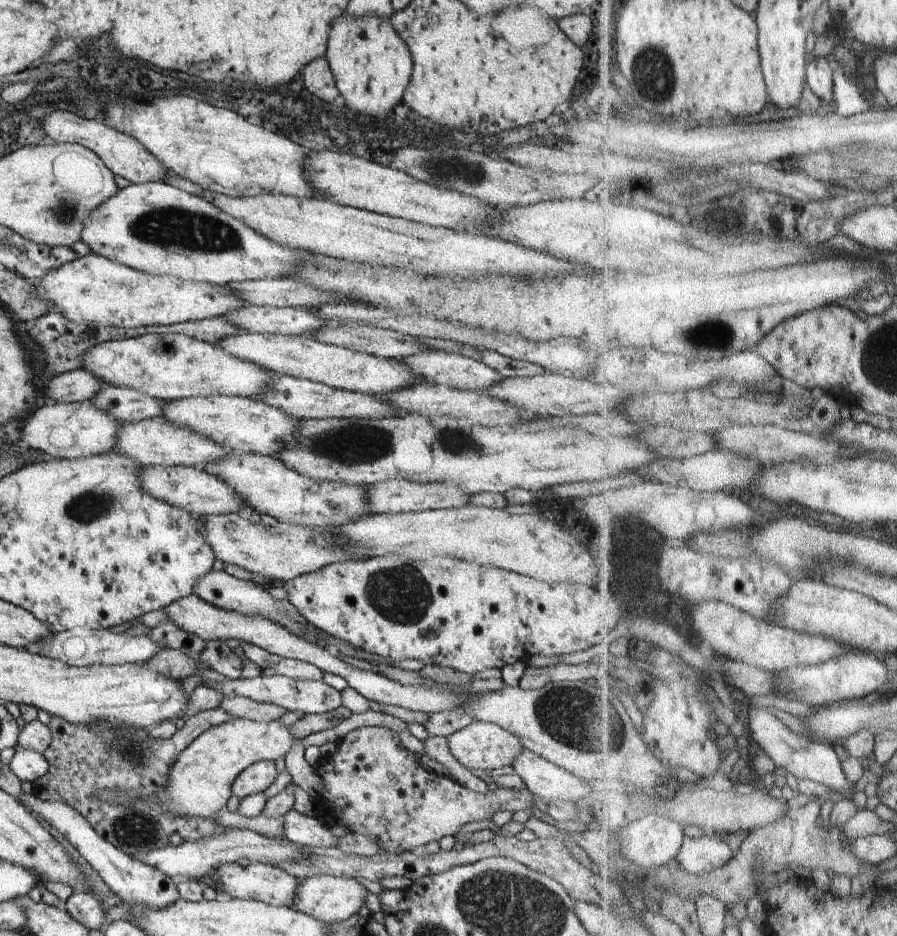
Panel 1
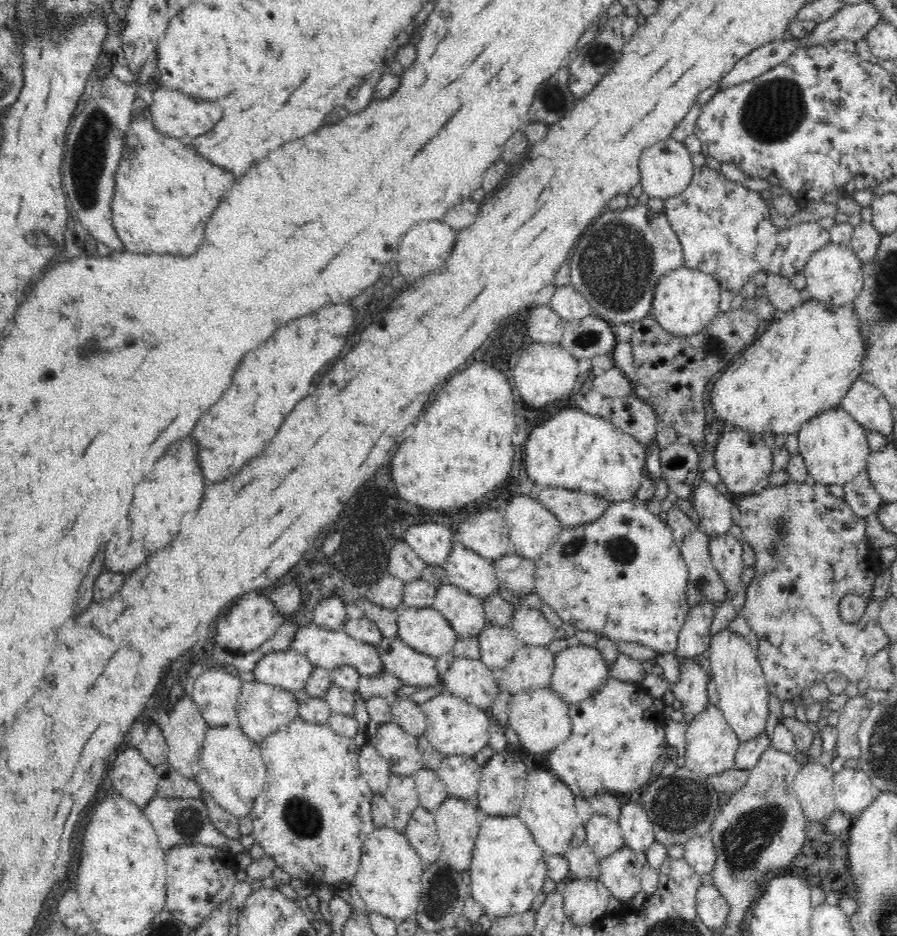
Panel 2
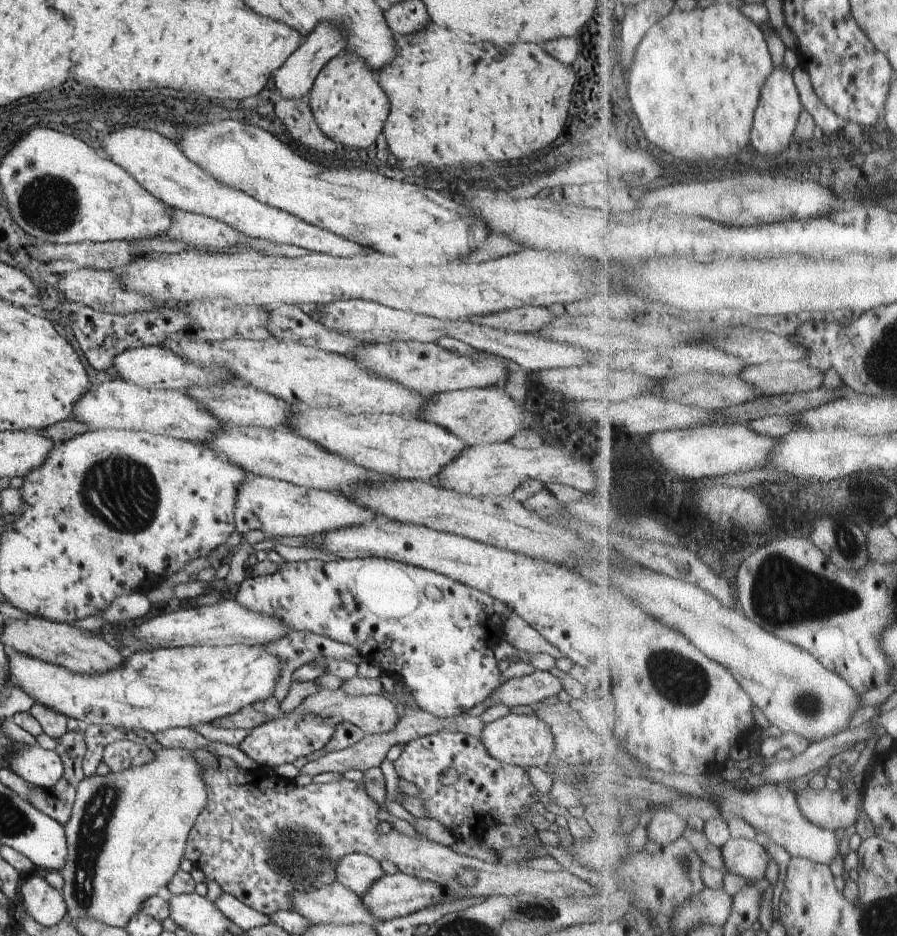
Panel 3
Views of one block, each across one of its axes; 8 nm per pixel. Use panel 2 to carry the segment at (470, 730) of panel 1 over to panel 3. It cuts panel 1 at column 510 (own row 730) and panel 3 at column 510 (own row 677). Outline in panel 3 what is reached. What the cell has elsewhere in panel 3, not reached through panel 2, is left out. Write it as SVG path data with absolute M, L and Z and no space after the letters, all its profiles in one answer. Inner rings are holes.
M510 713L493 722L486 723L480 740L486 748L486 752L498 762L521 766L522 768L544 768L553 760L553 734L550 734L550 728L534 715Z

